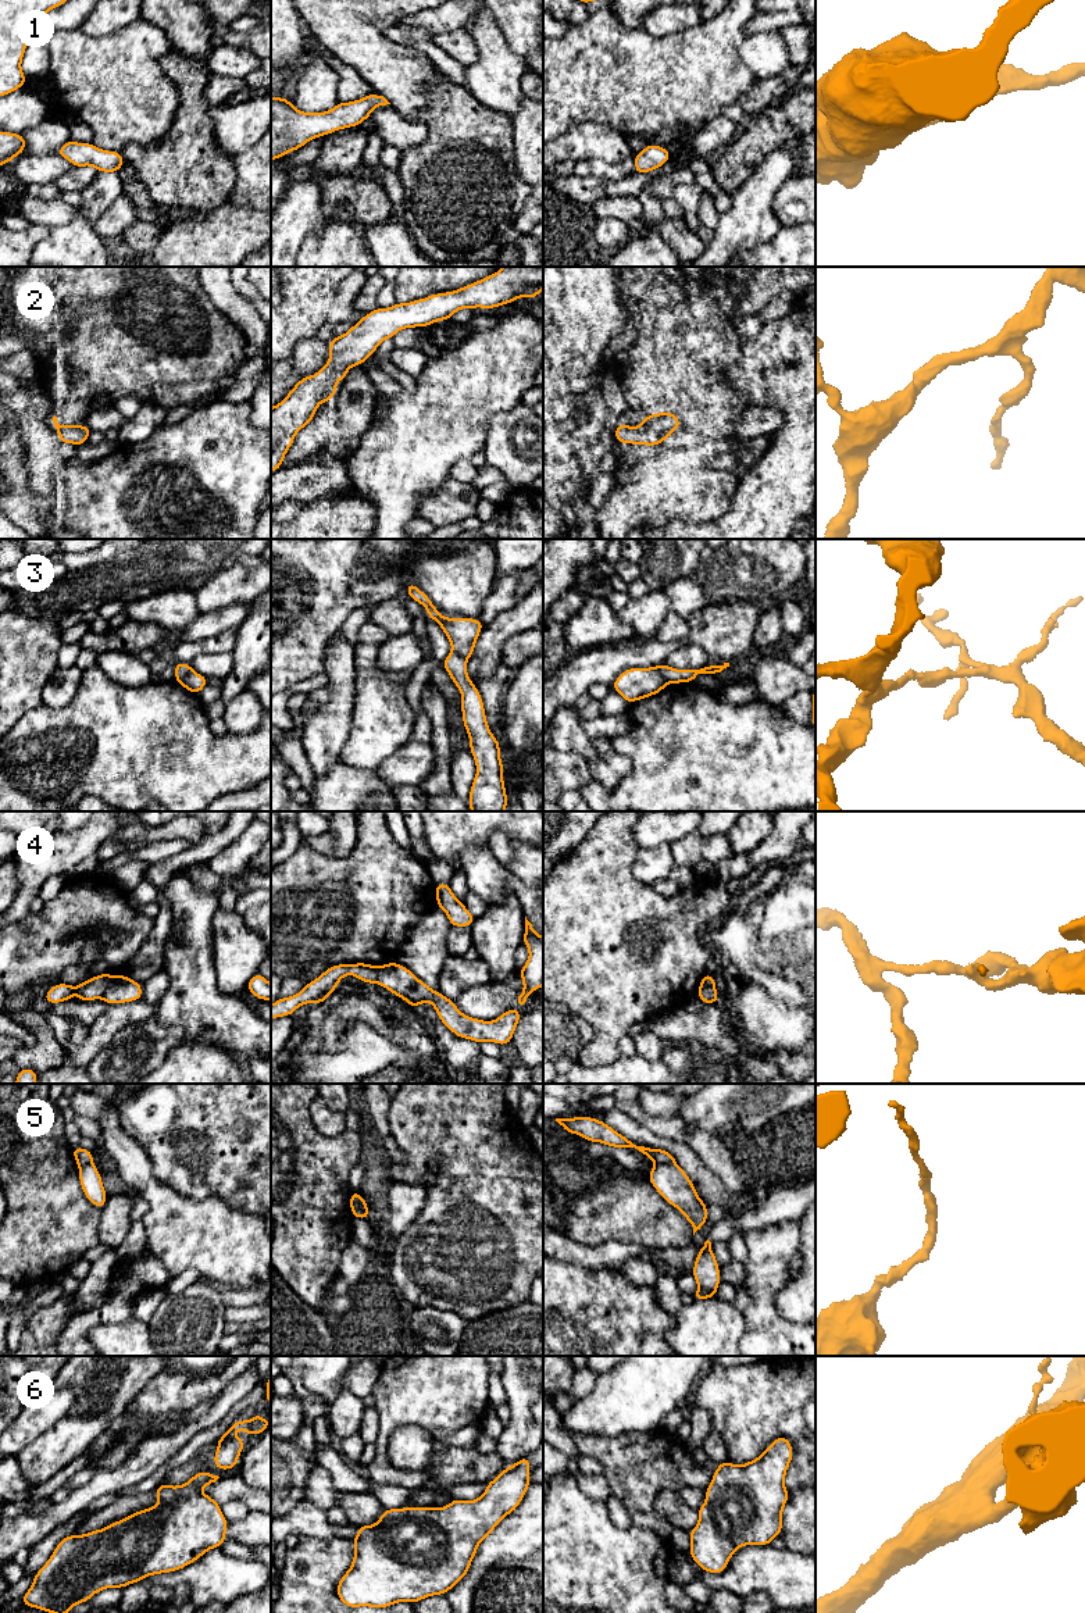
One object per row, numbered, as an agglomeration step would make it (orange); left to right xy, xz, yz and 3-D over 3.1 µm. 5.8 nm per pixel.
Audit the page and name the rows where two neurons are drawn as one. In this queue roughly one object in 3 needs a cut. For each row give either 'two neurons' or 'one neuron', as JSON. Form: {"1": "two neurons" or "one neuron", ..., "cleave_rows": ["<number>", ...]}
{"1": "one neuron", "2": "one neuron", "3": "two neurons", "4": "two neurons", "5": "two neurons", "6": "one neuron", "cleave_rows": ["3", "4", "5"]}

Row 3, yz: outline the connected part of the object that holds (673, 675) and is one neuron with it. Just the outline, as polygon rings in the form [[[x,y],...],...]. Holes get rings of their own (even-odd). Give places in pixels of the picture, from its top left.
[[[711,663],[709,667],[700,670],[677,670],[665,664],[659,664],[657,670],[661,672],[661,675],[665,678],[668,684],[682,684],[682,682],[693,682],[699,674],[717,675],[727,667],[729,667],[729,663],[724,663],[722,665]]]

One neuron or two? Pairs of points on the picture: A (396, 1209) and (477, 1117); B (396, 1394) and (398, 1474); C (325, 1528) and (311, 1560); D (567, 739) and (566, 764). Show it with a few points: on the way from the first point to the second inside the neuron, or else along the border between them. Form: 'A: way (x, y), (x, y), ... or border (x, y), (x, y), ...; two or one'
A: border (436, 1166), (432, 1164), (416, 1183), (406, 1181); two
B: way (393, 1415), (382, 1440), (382, 1456); one
C: border (334, 1537), (329, 1540), (303, 1537), (300, 1540); two
D: border (557, 749), (577, 752), (591, 766); two

